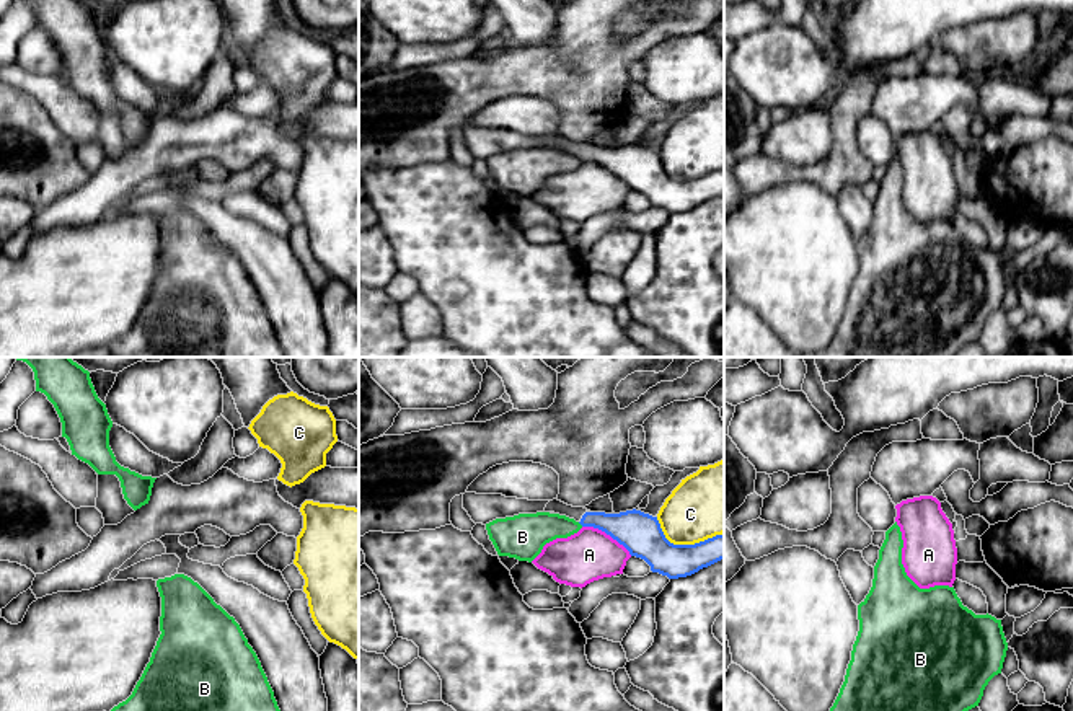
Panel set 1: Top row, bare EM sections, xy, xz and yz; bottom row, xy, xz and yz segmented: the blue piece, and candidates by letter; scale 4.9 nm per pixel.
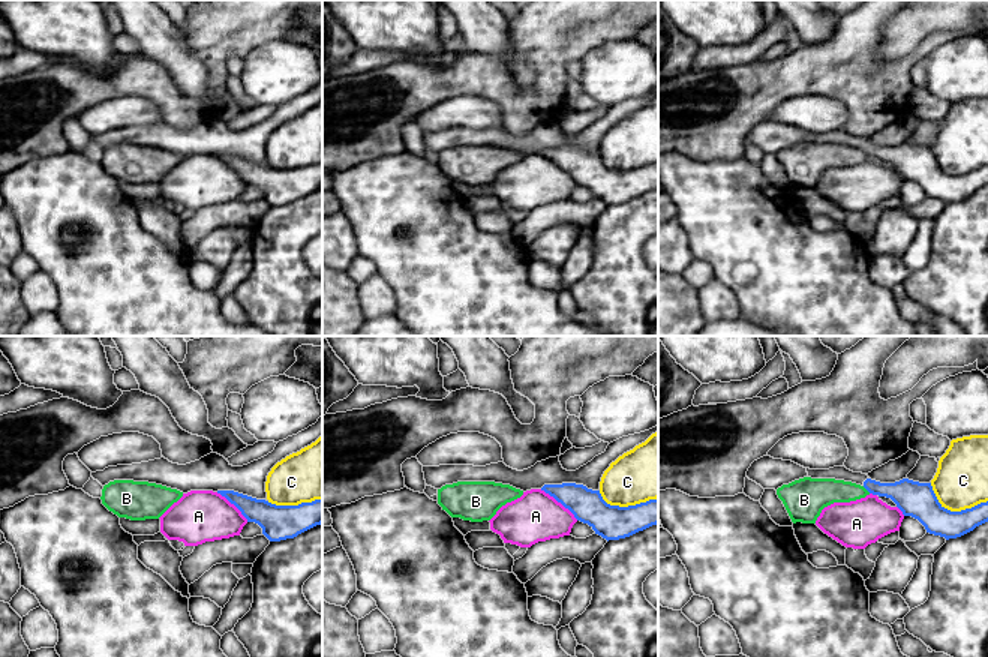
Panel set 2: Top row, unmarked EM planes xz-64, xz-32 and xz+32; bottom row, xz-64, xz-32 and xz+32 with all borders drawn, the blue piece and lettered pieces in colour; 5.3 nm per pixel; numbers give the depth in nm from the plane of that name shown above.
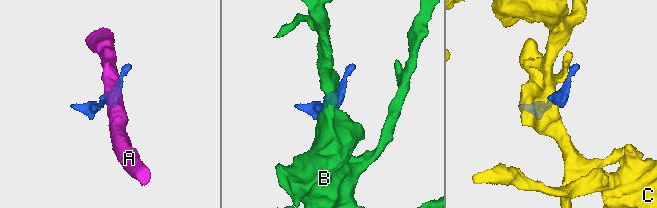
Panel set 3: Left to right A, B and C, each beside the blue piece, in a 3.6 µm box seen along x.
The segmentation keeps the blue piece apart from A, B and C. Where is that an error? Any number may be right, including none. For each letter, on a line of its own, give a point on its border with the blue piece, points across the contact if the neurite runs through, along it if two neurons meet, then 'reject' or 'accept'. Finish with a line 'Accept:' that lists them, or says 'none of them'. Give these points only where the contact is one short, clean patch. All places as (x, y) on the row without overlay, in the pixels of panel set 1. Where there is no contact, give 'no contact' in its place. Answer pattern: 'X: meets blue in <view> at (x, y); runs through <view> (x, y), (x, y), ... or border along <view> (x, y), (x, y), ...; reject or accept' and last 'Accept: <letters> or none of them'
A: meets blue in xz at (607, 168); border along xz (582, 160), (604, 165), (631, 189); reject
B: meets blue in xz at (581, 158); border along xz (578, 157), (582, 160); reject
C: meets blue in xz at (685, 180); reject
Accept: none of them

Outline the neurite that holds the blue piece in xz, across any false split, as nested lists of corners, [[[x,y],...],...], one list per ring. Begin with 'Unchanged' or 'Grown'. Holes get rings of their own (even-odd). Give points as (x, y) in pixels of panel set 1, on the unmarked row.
Grown. [[[553,134],[546,139],[545,147],[566,150],[582,161],[605,166],[631,191],[644,194],[652,207],[669,214],[691,210],[724,194],[724,168],[695,179],[673,179],[665,173],[657,152],[636,144],[620,148],[590,147]]]

